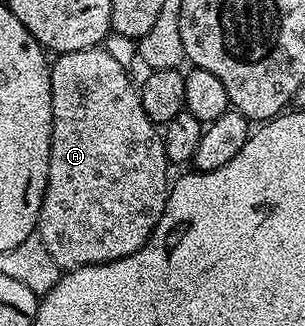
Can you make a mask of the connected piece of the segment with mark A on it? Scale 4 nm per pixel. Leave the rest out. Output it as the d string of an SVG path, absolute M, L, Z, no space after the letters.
M100 46L89 50L77 50L76 52L64 52L54 57L51 64L51 105L53 106L53 118L51 119L51 149L49 150L49 174L47 175L47 189L43 195L43 205L39 211L37 235L49 250L50 257L61 270L70 270L89 266L90 264L108 264L114 260L120 260L126 256L132 256L153 234L161 214L165 210L167 193L169 191L169 179L167 180L167 168L169 161L165 154L163 137L160 129L147 117L141 106L139 88L131 85L123 64L111 52L106 52L106 47Z

